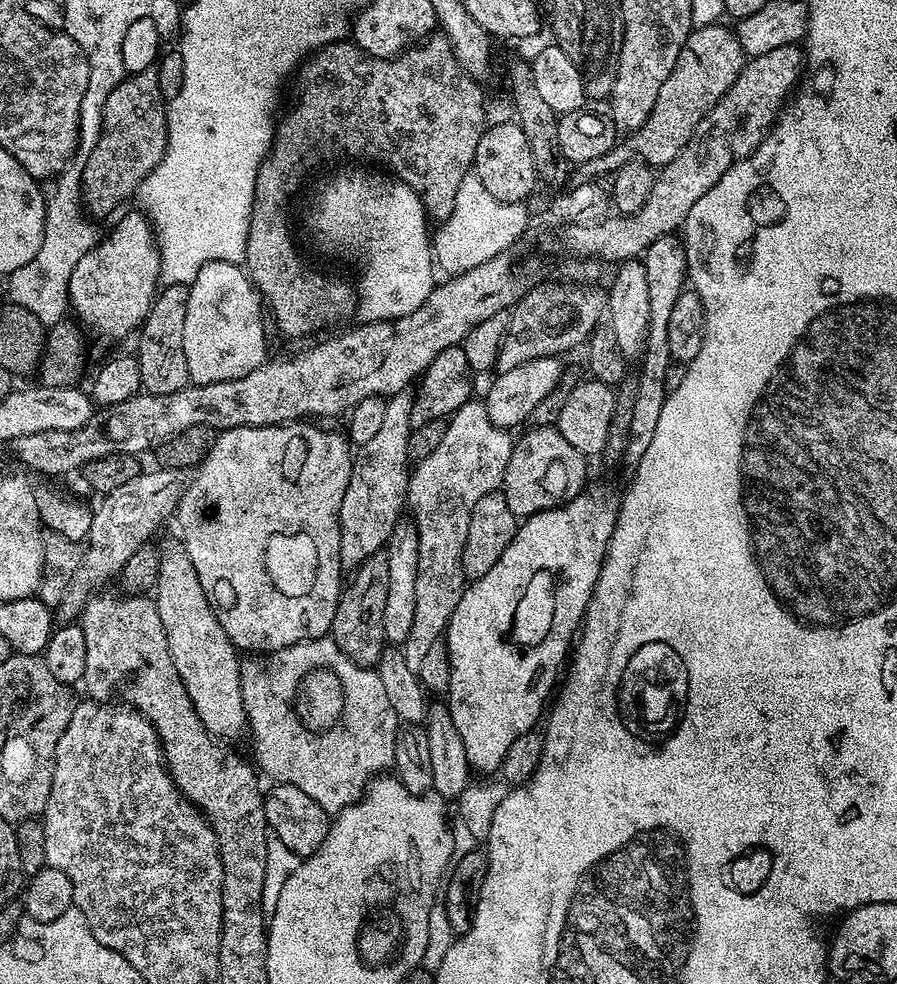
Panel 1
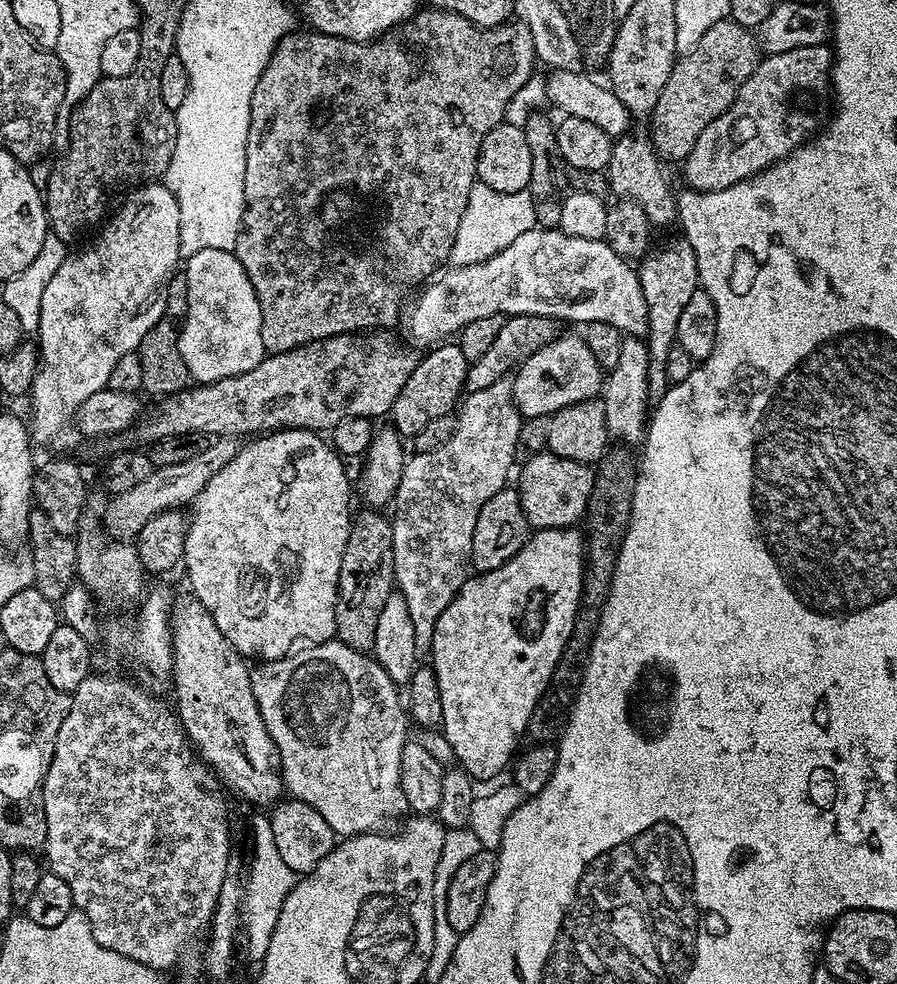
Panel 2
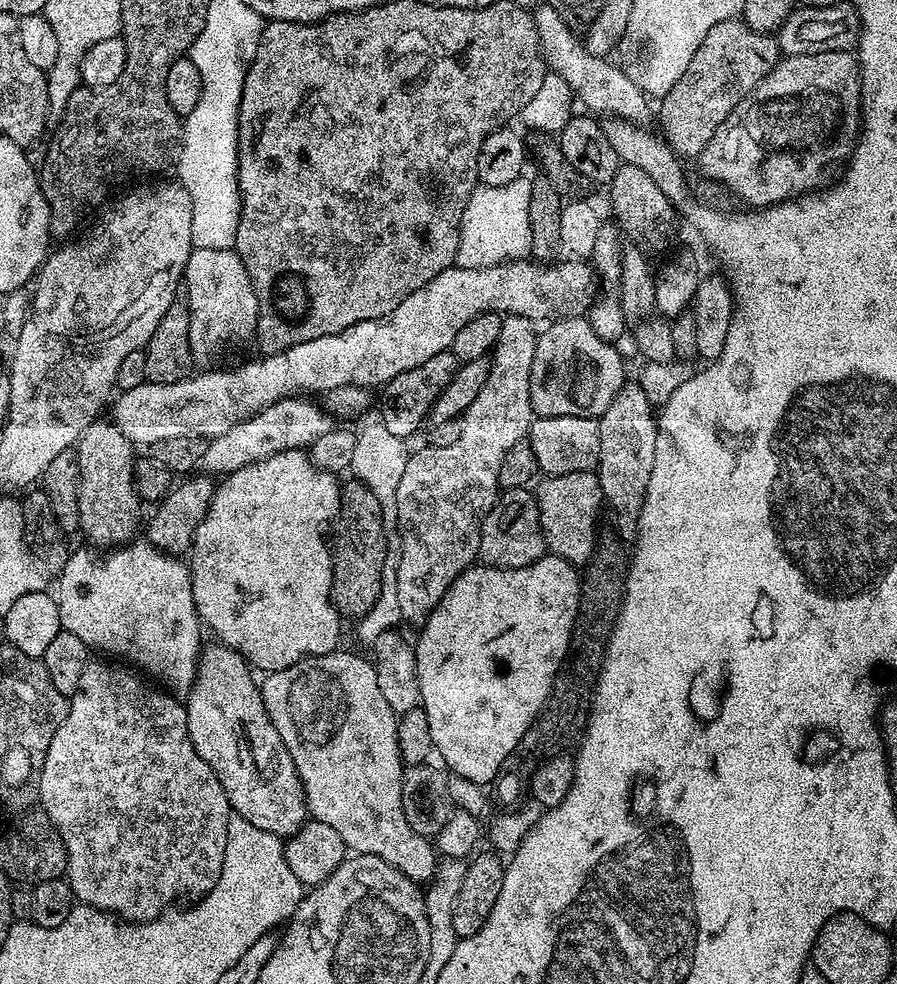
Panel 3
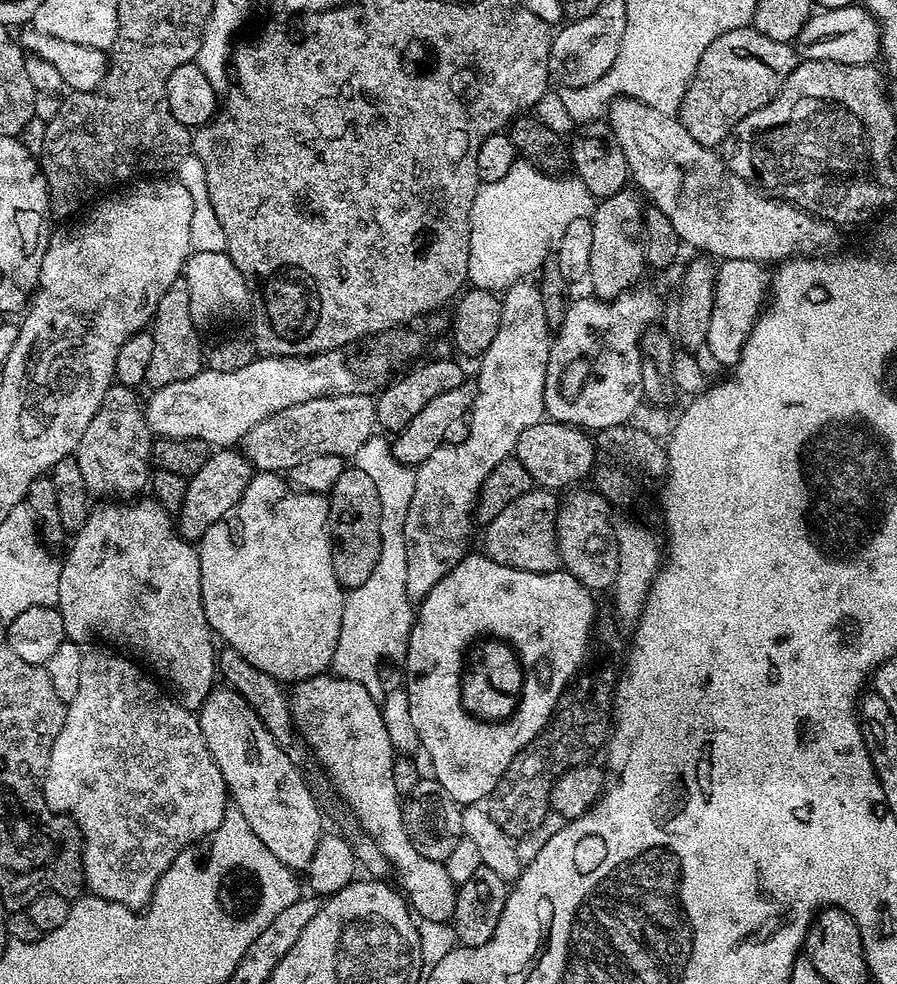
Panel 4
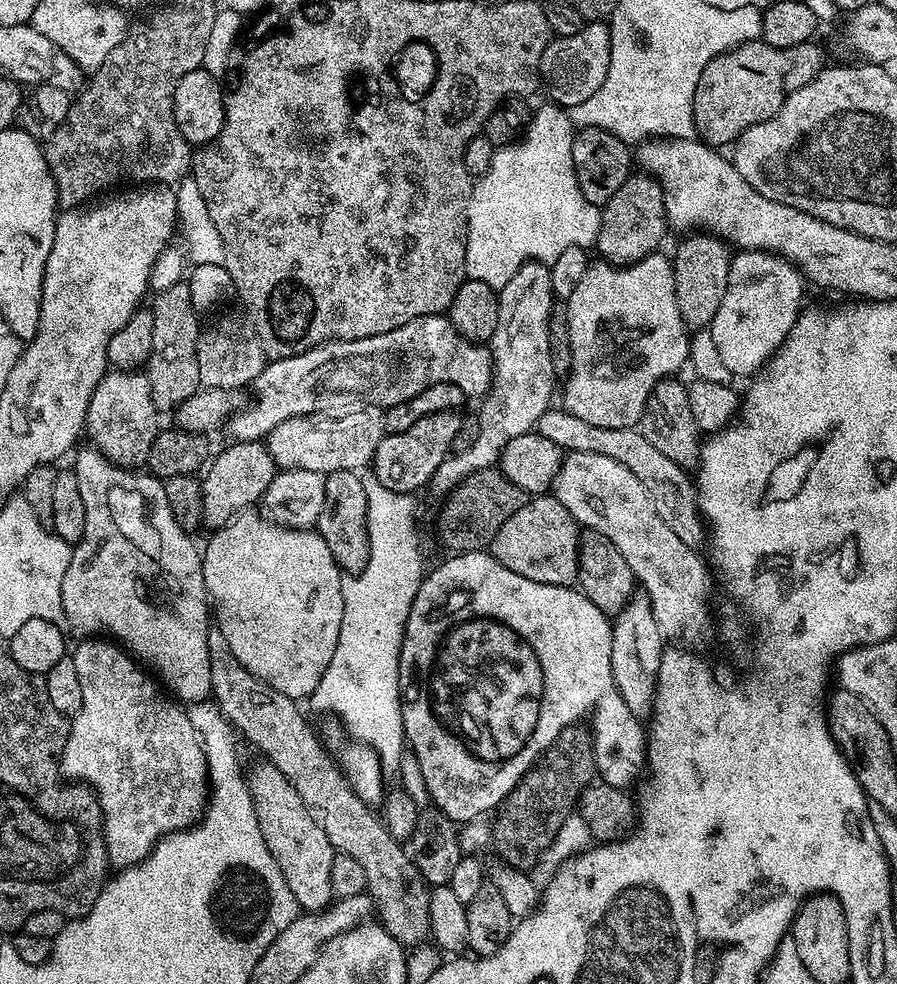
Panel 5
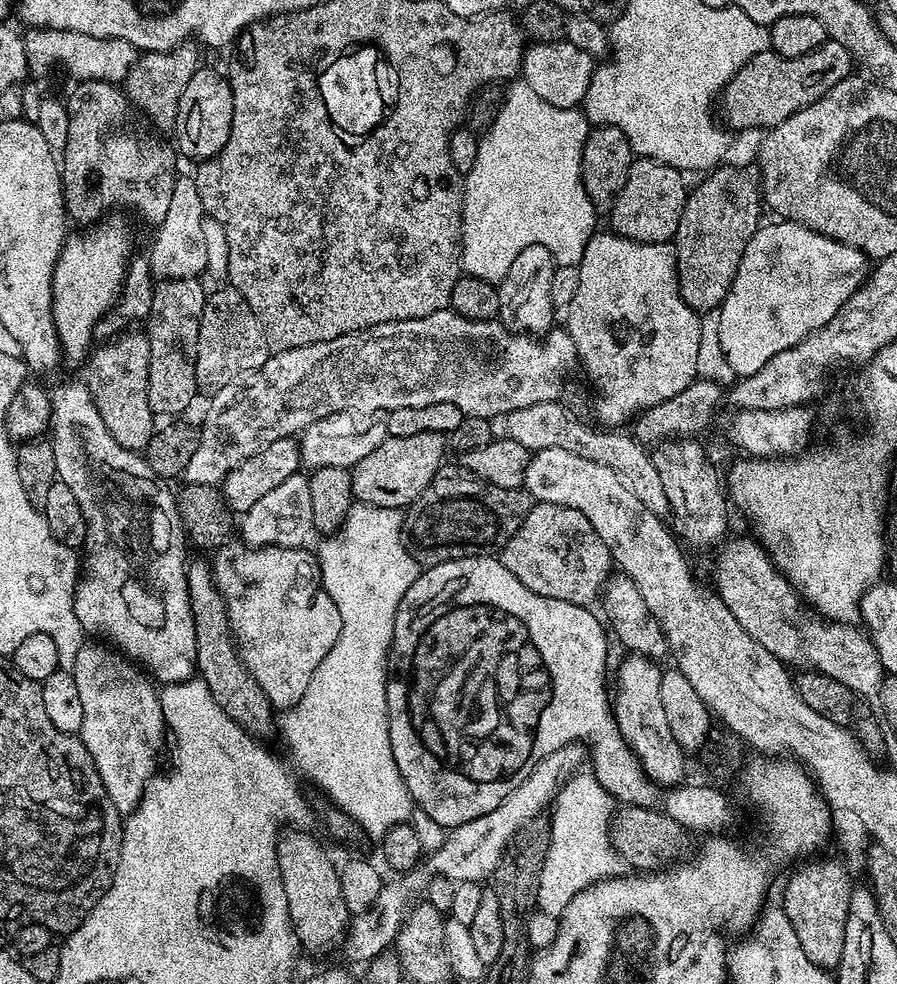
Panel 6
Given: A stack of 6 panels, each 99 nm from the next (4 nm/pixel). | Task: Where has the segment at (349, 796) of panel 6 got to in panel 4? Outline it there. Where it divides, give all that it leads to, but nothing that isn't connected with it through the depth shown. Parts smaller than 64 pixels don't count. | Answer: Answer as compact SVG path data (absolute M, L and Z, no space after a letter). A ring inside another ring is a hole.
M374 434L356 451L355 467L370 474L374 486L378 486L378 498L382 506L380 515L380 557L374 574L357 588L345 595L342 610L342 630L338 634L338 646L334 650L331 667L346 679L372 686L380 672L380 659L405 647L412 632L414 600L406 590L406 538L404 523L410 498L414 494L415 471L409 465L396 461L392 445L385 437Z

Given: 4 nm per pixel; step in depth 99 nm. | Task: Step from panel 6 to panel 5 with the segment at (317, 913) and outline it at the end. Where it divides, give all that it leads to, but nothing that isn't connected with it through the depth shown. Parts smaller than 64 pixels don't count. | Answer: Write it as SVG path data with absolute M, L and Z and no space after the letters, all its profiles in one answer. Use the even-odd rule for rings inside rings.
M267 762L256 764L247 769L246 779L262 838L266 838L270 854L274 854L274 862L278 862L278 870L282 870L290 894L294 894L304 912L323 912L334 900L331 866L337 853L330 846L330 838L326 838L322 826L310 818L306 802L298 798L298 790L290 786L278 766Z

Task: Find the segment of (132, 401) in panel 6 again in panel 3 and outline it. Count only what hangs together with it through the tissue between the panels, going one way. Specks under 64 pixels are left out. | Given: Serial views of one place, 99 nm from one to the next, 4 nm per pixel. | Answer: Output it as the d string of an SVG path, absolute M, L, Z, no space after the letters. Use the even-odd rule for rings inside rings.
M97 418L97 420L95 420L95 422L89 426L82 435L80 435L80 439L74 448L76 457L78 458L78 470L80 471L80 481L78 482L78 514L80 515L79 531L81 533L85 532L85 534L96 544L116 544L112 546L120 546L123 545L120 544L123 540L128 540L135 534L136 527L138 527L139 524L141 527L142 516L140 520L140 507L142 507L142 501L140 495L136 492L136 480L132 476L132 466L134 463L134 455L132 456L132 451L134 451L134 445L131 440L125 438L122 434L122 430L118 430L114 422L109 422L107 419L105 420L106 421L104 421L104 418Z

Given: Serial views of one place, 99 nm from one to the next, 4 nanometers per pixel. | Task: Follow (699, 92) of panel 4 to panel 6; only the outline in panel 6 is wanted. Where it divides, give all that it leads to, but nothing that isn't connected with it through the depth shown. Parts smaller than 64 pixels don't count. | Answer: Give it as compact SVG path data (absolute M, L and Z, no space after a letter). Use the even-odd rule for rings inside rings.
M825 40L818 50L804 54L802 58L782 58L777 52L769 50L750 58L750 62L746 62L746 66L730 78L718 97L718 108L724 111L722 120L729 129L776 128L798 110L830 94L834 86L853 72L854 57L837 40Z

